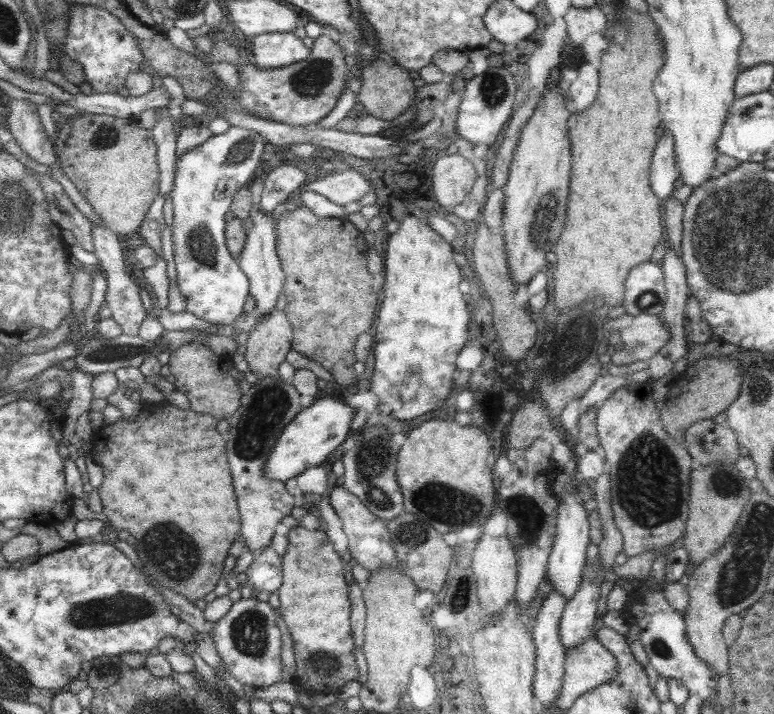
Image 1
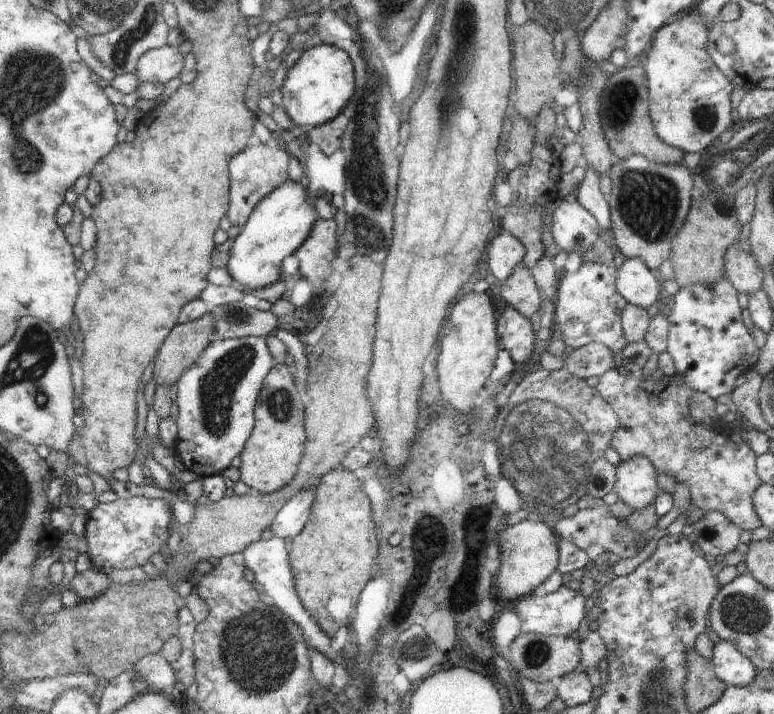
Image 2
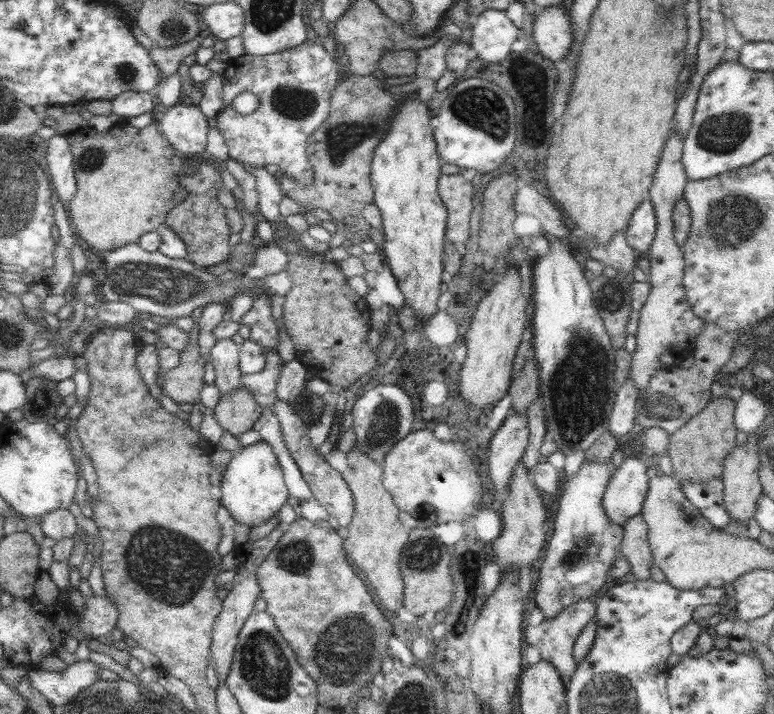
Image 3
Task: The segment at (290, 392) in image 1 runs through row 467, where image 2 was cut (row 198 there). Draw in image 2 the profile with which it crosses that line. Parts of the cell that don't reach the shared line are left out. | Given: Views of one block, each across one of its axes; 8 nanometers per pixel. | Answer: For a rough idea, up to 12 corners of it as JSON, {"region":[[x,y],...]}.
{"region":[[273,142],[228,162],[228,218],[254,208],[289,180],[290,154]]}

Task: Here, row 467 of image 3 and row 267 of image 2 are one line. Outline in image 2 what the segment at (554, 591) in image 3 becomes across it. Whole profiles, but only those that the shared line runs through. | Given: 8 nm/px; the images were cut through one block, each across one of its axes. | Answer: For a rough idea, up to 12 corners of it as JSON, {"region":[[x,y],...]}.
{"region":[[616,267],[560,274],[552,326],[567,346],[627,346]]}

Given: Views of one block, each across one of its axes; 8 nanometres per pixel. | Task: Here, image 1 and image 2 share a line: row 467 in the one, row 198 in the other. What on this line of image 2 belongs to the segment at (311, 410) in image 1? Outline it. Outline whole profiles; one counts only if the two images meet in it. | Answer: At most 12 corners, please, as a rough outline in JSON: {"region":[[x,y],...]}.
{"region":[[306,180],[263,199],[226,269],[238,288],[282,279],[317,220]]}

